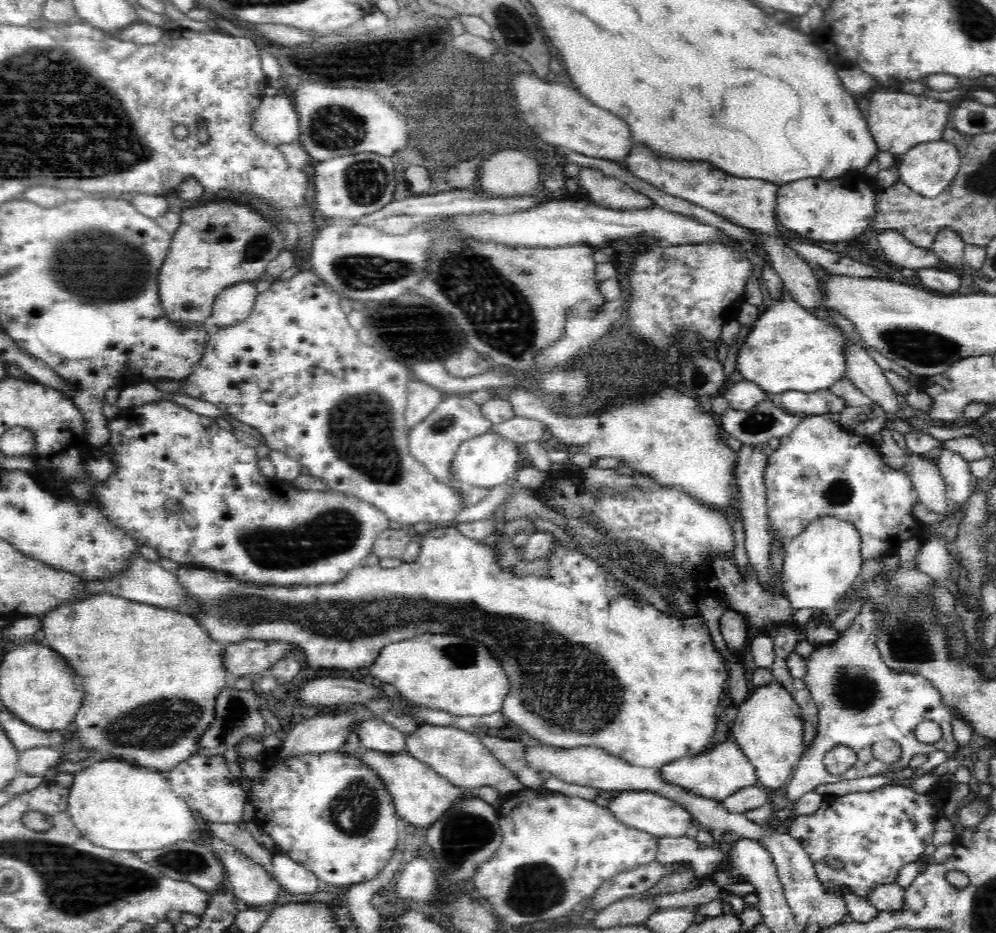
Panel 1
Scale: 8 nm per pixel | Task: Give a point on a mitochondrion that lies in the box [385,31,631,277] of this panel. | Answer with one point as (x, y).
(440, 129)

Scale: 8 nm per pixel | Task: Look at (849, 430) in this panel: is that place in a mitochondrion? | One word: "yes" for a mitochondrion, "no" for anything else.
no

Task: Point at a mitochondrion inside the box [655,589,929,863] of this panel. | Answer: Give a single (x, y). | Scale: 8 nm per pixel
(852, 688)

